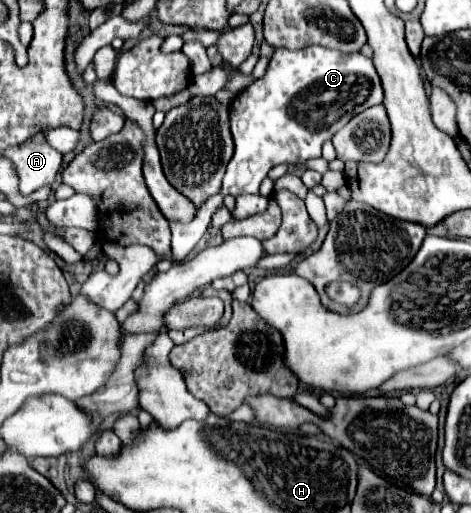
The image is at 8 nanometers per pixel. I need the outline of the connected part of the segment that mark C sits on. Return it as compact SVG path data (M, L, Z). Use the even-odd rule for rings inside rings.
M320 45L290 51L280 47L274 51L268 71L256 79L230 103L230 129L234 135L234 155L228 163L220 193L206 199L188 223L170 221L174 261L182 261L206 233L212 215L224 205L226 195L258 193L262 179L274 165L298 165L306 159L322 155L324 141L344 127L354 113L384 101L384 89L372 57L364 53L342 53Z

